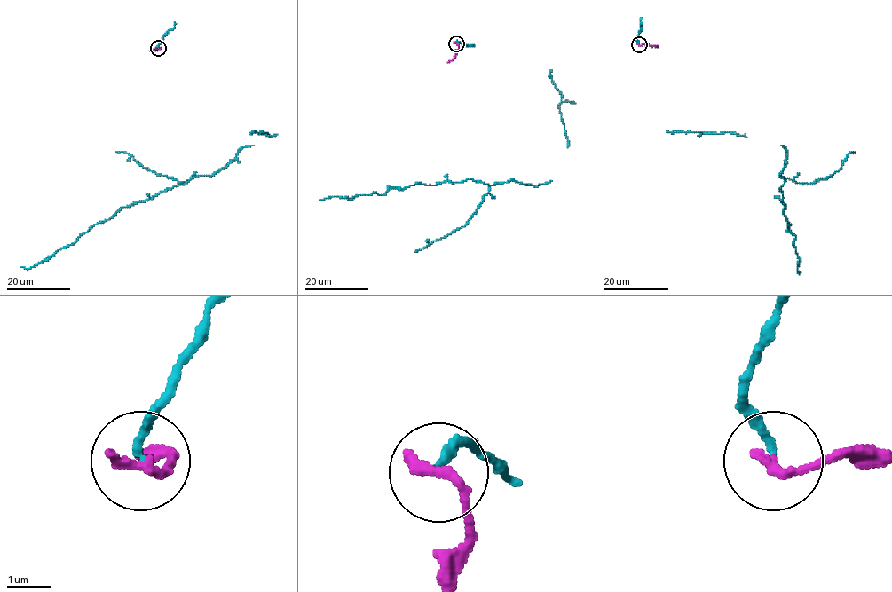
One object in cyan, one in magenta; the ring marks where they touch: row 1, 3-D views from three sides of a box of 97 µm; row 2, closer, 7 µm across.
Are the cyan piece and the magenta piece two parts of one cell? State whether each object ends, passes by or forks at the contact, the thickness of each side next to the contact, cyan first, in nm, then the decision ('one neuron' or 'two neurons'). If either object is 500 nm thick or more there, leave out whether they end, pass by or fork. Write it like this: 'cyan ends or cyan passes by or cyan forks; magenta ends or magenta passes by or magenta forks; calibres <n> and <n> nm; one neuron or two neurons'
cyan ends; magenta ends; calibres 180 and 280 nm; two neurons

